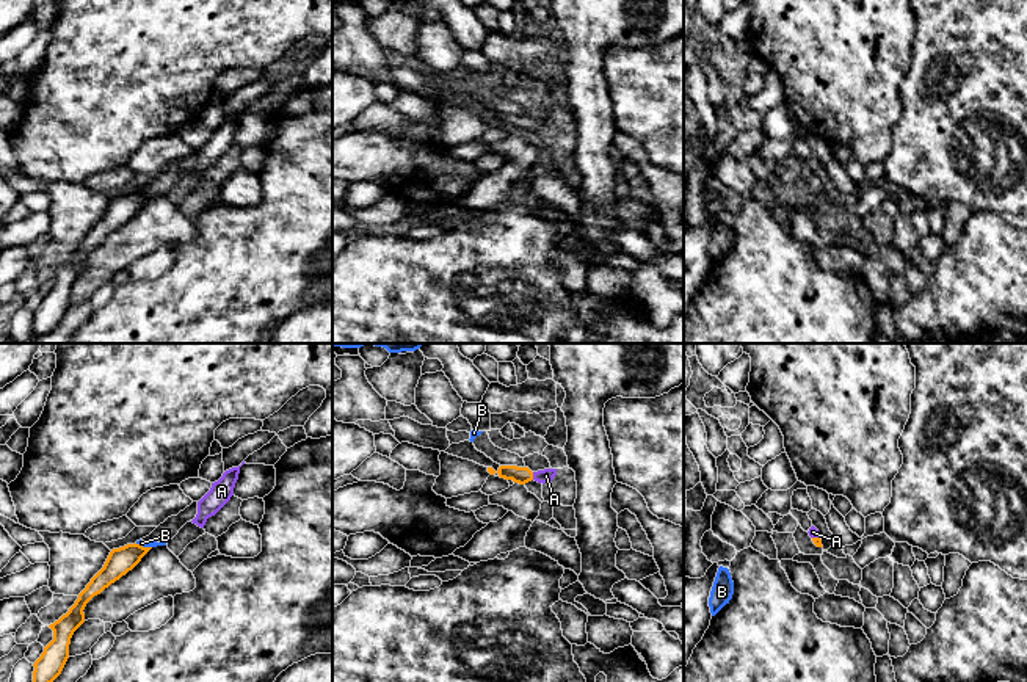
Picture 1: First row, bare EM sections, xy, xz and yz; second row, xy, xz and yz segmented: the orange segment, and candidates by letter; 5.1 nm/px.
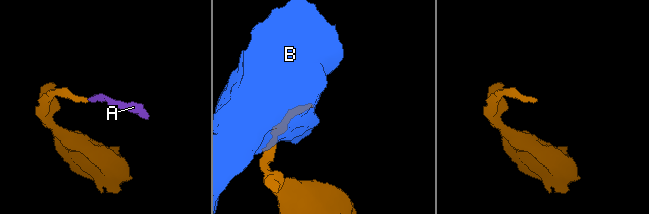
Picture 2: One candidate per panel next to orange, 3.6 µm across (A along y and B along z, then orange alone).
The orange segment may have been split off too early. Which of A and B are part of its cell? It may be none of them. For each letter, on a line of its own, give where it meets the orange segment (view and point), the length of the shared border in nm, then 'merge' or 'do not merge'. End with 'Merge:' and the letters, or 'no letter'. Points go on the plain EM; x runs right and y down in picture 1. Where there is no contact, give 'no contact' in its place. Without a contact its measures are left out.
A: xz (532, 124) | 40 nm | merge
B: xy (141, 195) | 90 nm | do not merge
Merge: A

